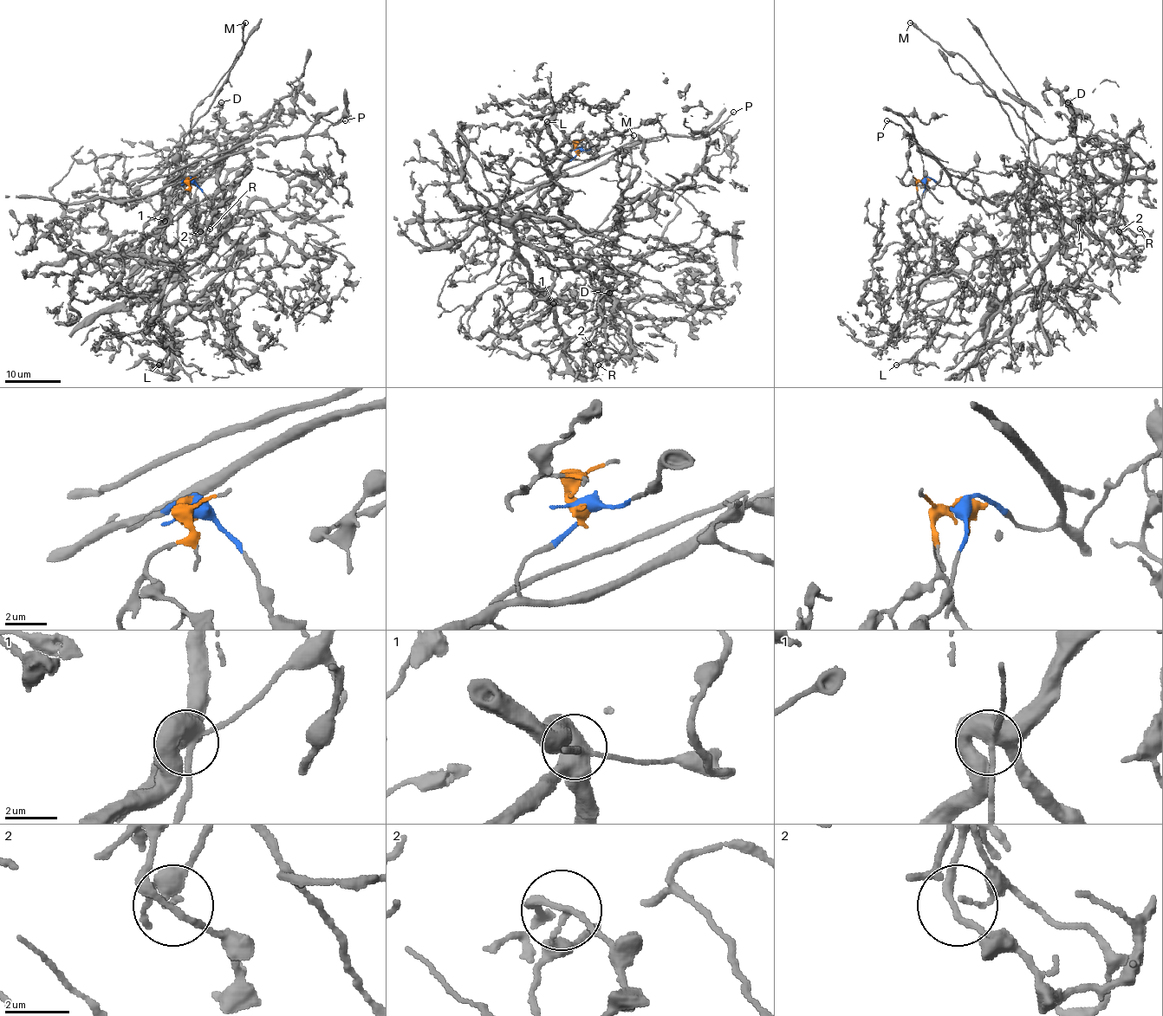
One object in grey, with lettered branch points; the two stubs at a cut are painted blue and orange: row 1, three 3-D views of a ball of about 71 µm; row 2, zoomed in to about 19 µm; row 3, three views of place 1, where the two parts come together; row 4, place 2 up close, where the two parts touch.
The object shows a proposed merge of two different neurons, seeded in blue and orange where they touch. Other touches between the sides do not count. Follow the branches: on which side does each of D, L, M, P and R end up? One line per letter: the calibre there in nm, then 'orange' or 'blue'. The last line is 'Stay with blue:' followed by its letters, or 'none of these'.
D: 460 nm thick; orange
L: 360 nm thick; orange
M: 360 nm thick; blue
P: 170 nm thick; blue
R: 150 nm thick; orange
Stay with blue: M, P

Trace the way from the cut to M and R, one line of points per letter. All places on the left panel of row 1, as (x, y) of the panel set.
M: (190, 181), (172, 186), (226, 154), (137, 181), (130, 195), (183, 154), (184, 136), (243, 50), (245, 22)
R: (190, 181), (152, 231), (178, 266), (124, 303), (219, 238), (224, 217), (202, 211), (206, 245), (211, 228)

